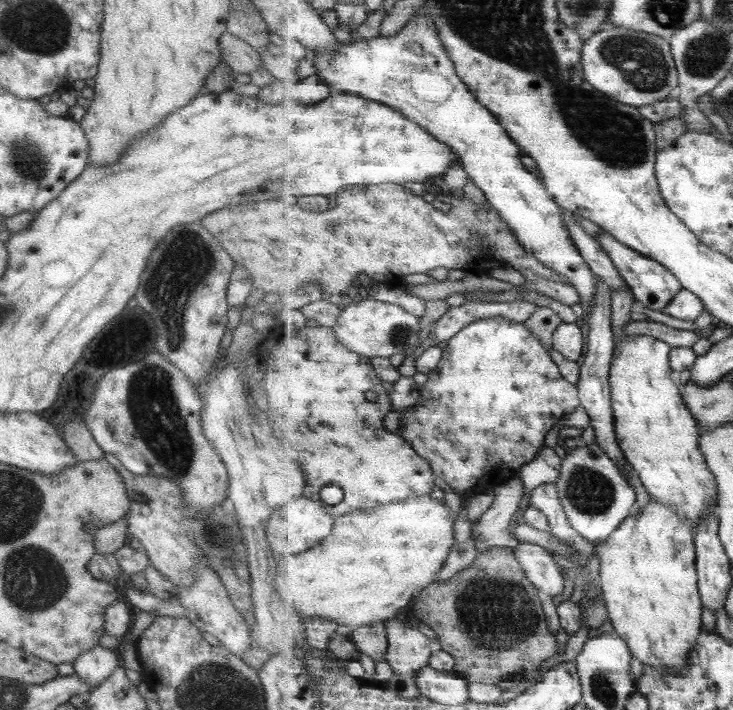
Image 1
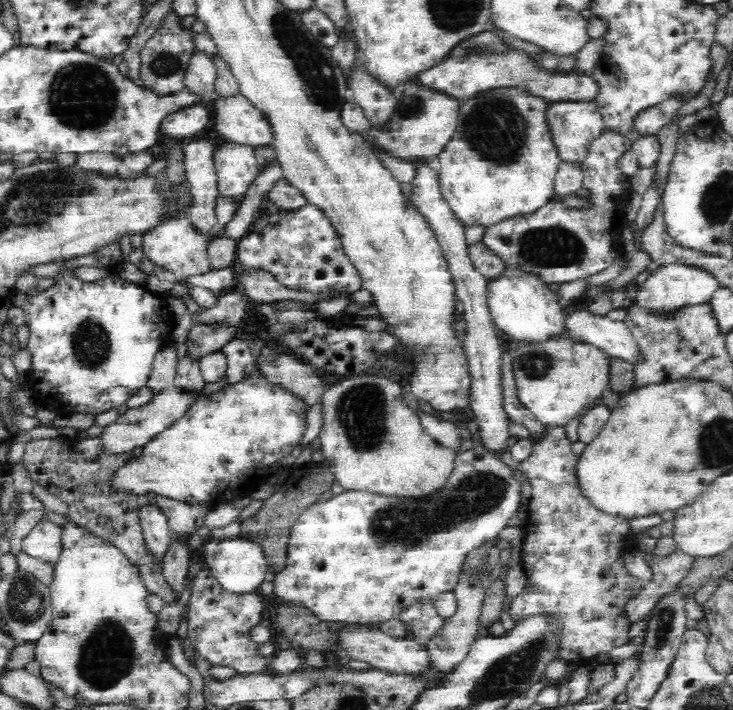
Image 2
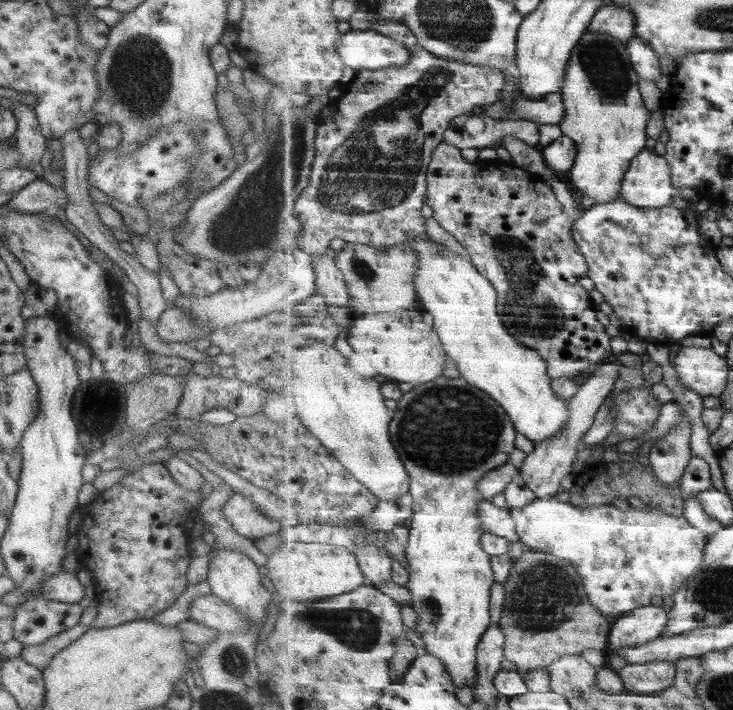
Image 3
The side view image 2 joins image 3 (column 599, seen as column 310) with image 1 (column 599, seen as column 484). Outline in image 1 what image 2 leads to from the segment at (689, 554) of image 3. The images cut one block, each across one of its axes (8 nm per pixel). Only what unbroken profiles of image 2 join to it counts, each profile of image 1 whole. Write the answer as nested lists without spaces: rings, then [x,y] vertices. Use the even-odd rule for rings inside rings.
[[[596,441],[590,446],[574,447],[566,453],[565,459],[562,461],[562,473],[556,483],[571,526],[591,544],[605,543],[611,534],[614,534],[619,526],[622,526],[623,522],[633,515],[635,502],[637,502],[635,488],[627,482],[611,455],[603,450]]]

